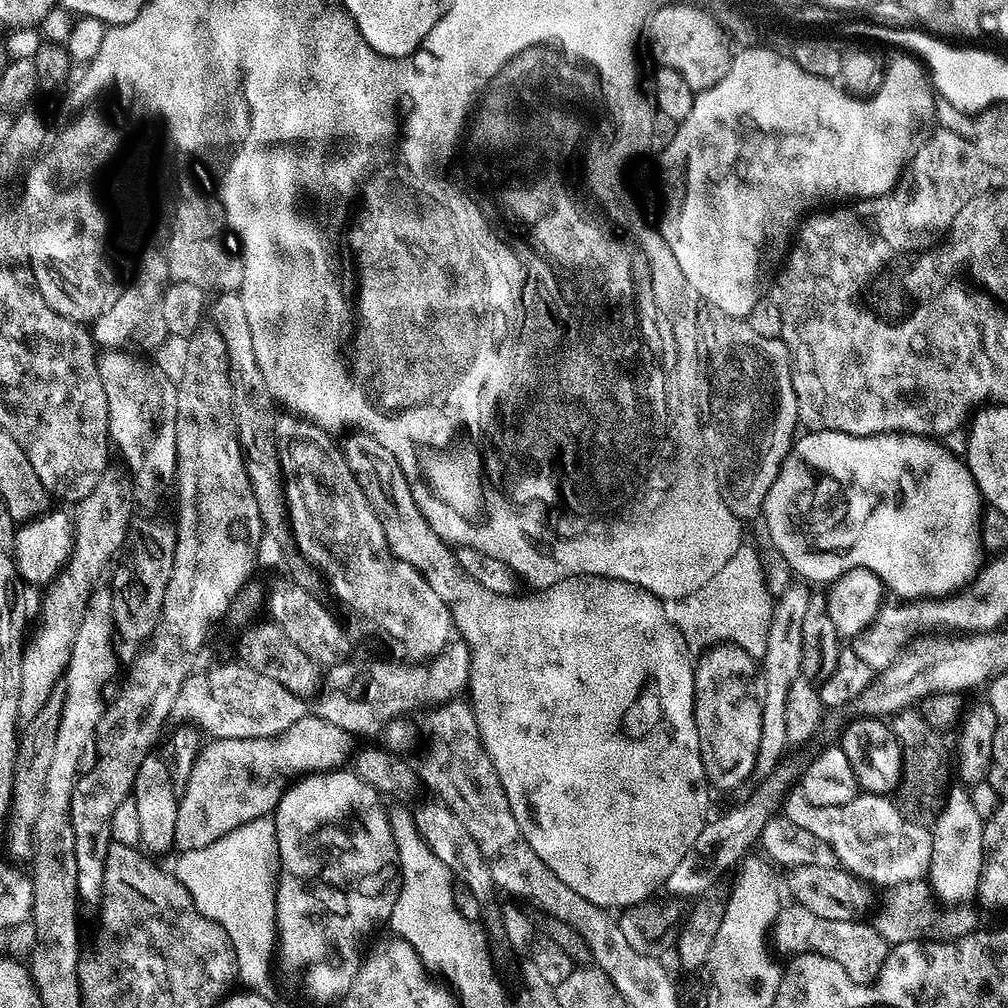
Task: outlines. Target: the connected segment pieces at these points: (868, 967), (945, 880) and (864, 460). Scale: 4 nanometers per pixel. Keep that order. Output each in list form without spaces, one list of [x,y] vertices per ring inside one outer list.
[[[795,902],[781,907],[776,914],[776,919],[770,928],[770,940],[776,943],[776,948],[780,952],[788,952],[787,954],[799,954],[802,952],[813,952],[820,954],[826,958],[830,958],[830,962],[838,962],[838,966],[842,966],[842,970],[846,970],[846,974],[850,974],[853,980],[861,982],[871,982],[875,980],[876,975],[882,970],[882,966],[886,962],[886,958],[890,954],[890,945],[884,941],[882,934],[878,934],[876,928],[869,923],[857,922],[856,920],[831,920],[830,918],[818,918],[818,914],[810,914],[810,910],[806,910],[801,904]]]
[[[956,786],[953,792],[951,789],[945,795],[940,813],[930,828],[932,865],[929,866],[926,877],[933,897],[941,905],[962,904],[977,895],[979,875],[982,874],[984,826],[985,821],[974,810],[970,791]]]
[[[809,431],[808,436],[801,435],[793,443],[788,457],[780,464],[778,474],[770,486],[770,490],[764,499],[762,509],[762,521],[768,536],[772,539],[771,547],[782,558],[786,558],[789,569],[796,572],[805,581],[813,580],[821,586],[827,585],[846,570],[865,568],[876,575],[885,589],[896,596],[901,596],[901,601],[934,600],[943,598],[949,594],[955,594],[971,581],[978,571],[981,563],[982,549],[978,539],[978,515],[982,506],[982,497],[967,465],[959,455],[951,456],[944,452],[943,443],[927,436],[910,436],[903,432],[883,432],[877,436],[851,436],[841,432]]]

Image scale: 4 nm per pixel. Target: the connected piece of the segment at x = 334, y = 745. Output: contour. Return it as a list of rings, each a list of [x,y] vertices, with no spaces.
[[[309,714],[277,736],[207,741],[198,751],[177,799],[173,847],[180,852],[201,849],[239,825],[271,815],[286,779],[341,767],[353,751],[352,740],[351,733]]]

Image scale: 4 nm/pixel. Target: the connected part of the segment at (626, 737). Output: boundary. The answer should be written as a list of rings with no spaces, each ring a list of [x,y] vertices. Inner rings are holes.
[[[364,444],[350,445],[347,471],[380,520],[384,540],[388,543],[392,555],[414,566],[414,570],[422,574],[422,578],[426,578],[430,590],[434,590],[434,594],[438,594],[438,598],[442,598],[442,602],[448,604],[453,629],[464,639],[464,644],[468,647],[466,696],[470,701],[472,716],[476,719],[476,730],[480,735],[484,752],[488,755],[498,776],[498,782],[508,799],[508,805],[514,814],[514,822],[518,824],[518,830],[526,838],[530,850],[534,850],[534,854],[543,864],[566,886],[570,886],[574,894],[580,894],[586,902],[592,902],[594,906],[605,910],[623,910],[631,908],[636,903],[647,901],[651,897],[648,895],[655,888],[663,889],[666,878],[670,878],[670,870],[674,870],[674,866],[682,862],[686,850],[694,846],[694,838],[698,838],[706,823],[704,811],[708,808],[708,792],[710,793],[710,785],[704,775],[698,750],[696,727],[693,724],[694,660],[686,651],[685,643],[669,620],[665,605],[657,596],[652,596],[633,584],[606,579],[604,576],[574,576],[557,584],[551,584],[549,588],[529,591],[527,593],[529,596],[516,594],[500,596],[489,585],[487,588],[476,580],[470,580],[454,566],[444,550],[445,545],[428,525],[427,518],[420,513],[420,508],[409,494],[407,487],[398,479],[397,469],[389,457],[379,451],[376,452],[371,452]]]

